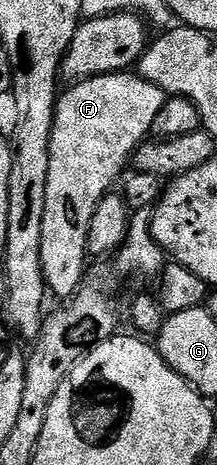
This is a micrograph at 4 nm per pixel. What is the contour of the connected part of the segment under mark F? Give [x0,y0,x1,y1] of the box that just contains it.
[40,72,168,300]

